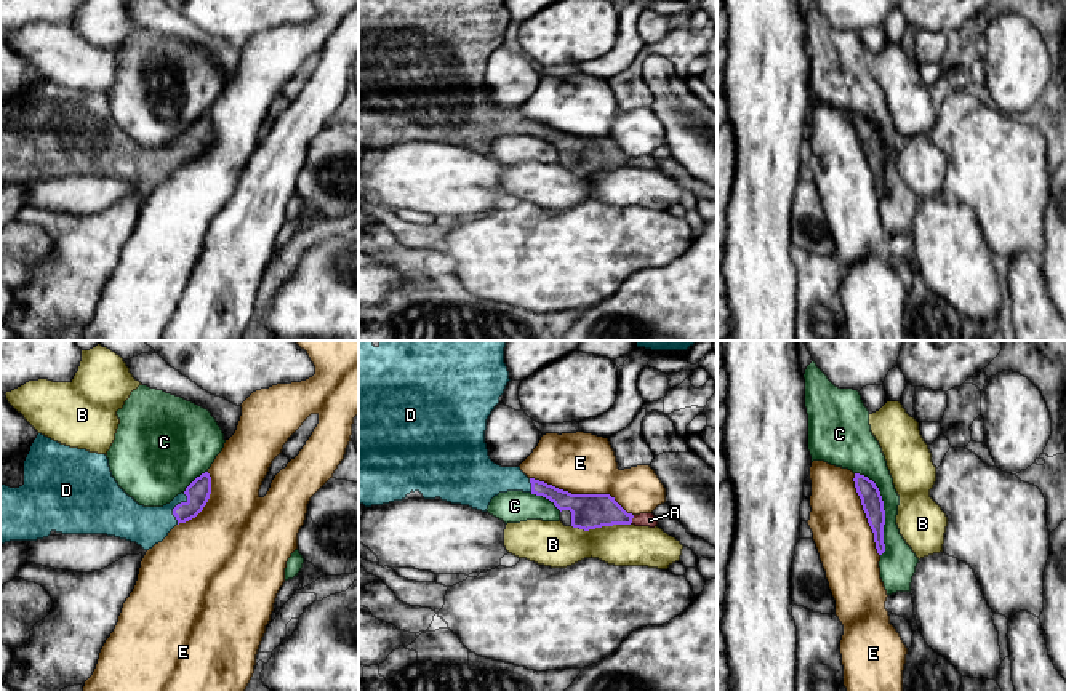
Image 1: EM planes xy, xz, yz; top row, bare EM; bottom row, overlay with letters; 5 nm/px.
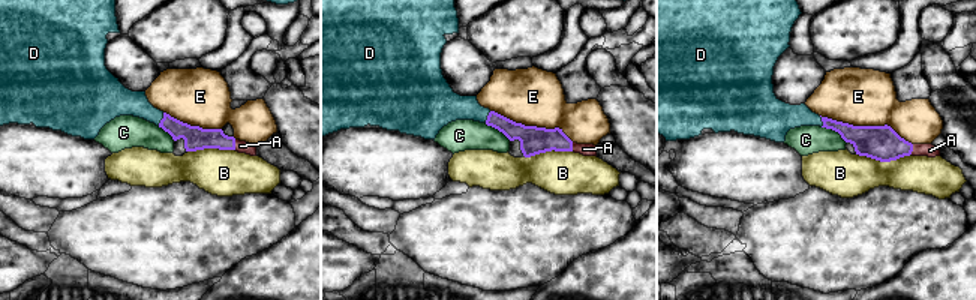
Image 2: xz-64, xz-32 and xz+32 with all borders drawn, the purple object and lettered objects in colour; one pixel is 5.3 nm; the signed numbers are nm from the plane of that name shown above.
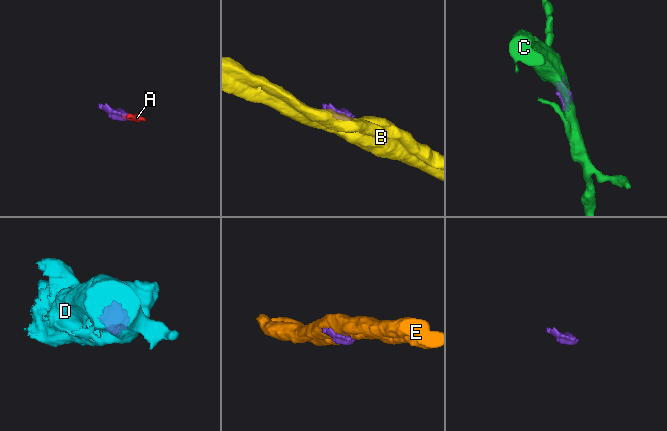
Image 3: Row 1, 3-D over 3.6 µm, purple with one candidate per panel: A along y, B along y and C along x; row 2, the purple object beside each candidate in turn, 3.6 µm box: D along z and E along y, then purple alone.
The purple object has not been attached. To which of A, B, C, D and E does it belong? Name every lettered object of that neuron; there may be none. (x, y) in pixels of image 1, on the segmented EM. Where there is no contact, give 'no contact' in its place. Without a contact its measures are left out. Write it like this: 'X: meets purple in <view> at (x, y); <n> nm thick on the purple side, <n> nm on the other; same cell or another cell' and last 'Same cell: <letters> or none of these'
A: meets purple in xz at (631, 520); 180 nm thick on the purple side, 70 nm on the other; same cell
B: meets purple in xz at (601, 527); 180 nm thick on the purple side, 220 nm on the other; another cell
C: meets purple in yz at (884, 511); 110 nm thick on the purple side, 160 nm on the other; another cell
D: meets purple in xy at (175, 507); 120 nm thick on the purple side, 200 nm on the other; same cell
E: meets purple in xz at (581, 495); 180 nm thick on the purple side, 300 nm on the other; another cell
Same cell: A, D

